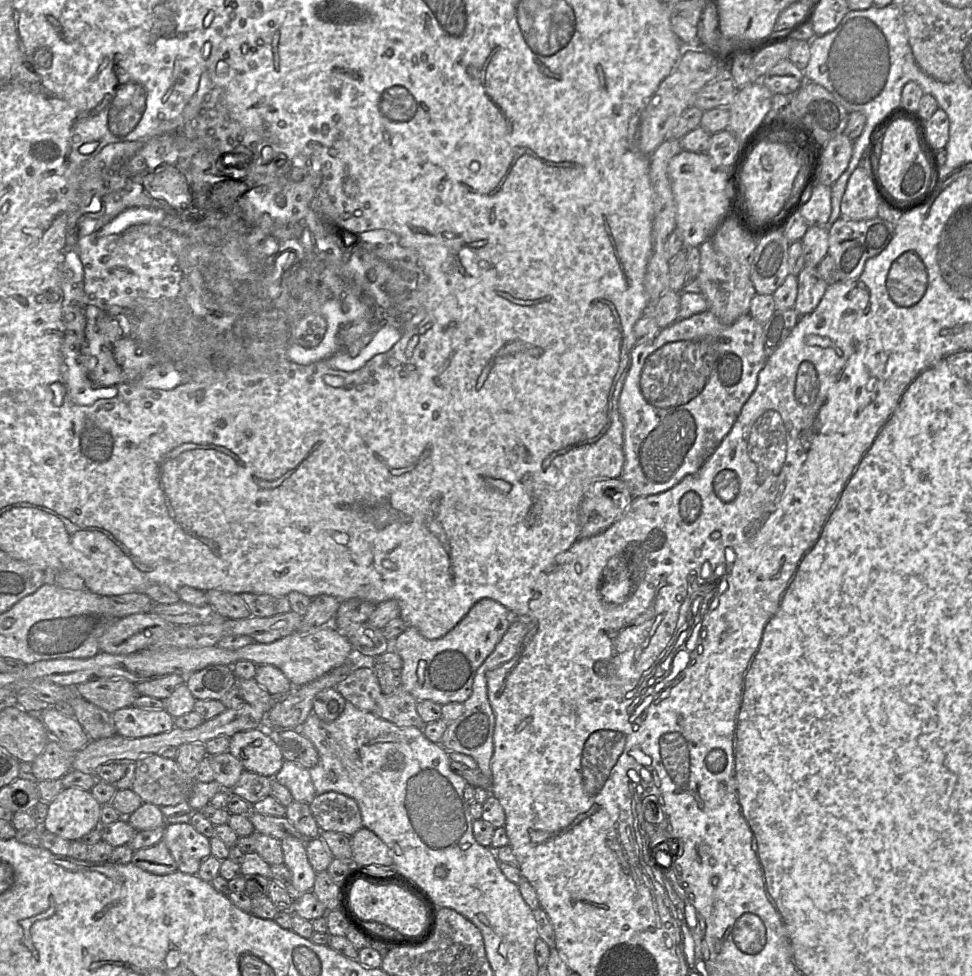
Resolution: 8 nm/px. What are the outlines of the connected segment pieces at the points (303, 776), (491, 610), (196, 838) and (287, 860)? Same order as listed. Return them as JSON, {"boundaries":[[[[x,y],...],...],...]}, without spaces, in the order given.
{"boundaries":[[[[284,760],[273,779],[290,791],[294,801],[310,805],[316,797],[310,769],[296,762]]],[[[483,598],[446,635],[429,640],[415,627],[407,627],[394,642],[393,649],[402,659],[399,671],[402,687],[418,701],[431,700],[440,705],[464,703],[472,694],[478,668],[493,652],[512,621],[512,614],[499,602]]],[[[171,823],[165,825],[163,841],[174,858],[177,870],[197,875],[201,863],[211,855],[210,838],[199,833],[190,823]]],[[[287,837],[281,840],[284,864],[292,874],[292,892],[301,895],[312,891],[317,872],[311,866],[306,840]]]]}

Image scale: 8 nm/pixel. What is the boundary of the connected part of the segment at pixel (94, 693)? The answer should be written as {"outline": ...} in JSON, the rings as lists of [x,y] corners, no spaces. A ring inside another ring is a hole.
{"outline":[[[101,678],[84,682],[75,692],[97,707],[113,713],[132,706],[139,696],[136,685],[125,678]]]}

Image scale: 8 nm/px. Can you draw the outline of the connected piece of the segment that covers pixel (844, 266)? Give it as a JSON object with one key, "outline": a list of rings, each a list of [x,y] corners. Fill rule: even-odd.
{"outline":[[[880,217],[869,220],[851,220],[838,218],[829,230],[830,254],[838,270],[838,281],[858,278],[869,258],[878,255],[888,245],[894,235],[894,224]]]}

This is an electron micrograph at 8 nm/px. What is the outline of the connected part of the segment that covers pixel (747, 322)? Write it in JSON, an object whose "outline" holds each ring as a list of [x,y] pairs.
{"outline":[[[706,310],[682,321],[674,322],[664,329],[660,329],[653,341],[634,346],[631,351],[631,363],[618,402],[624,427],[623,450],[625,456],[624,467],[620,477],[627,484],[633,497],[662,493],[675,486],[685,476],[694,474],[701,468],[731,430],[742,406],[753,393],[757,384],[758,374],[765,362],[766,352],[763,344],[763,325],[757,322],[750,314],[740,316],[730,325],[724,325],[710,310]]]}

